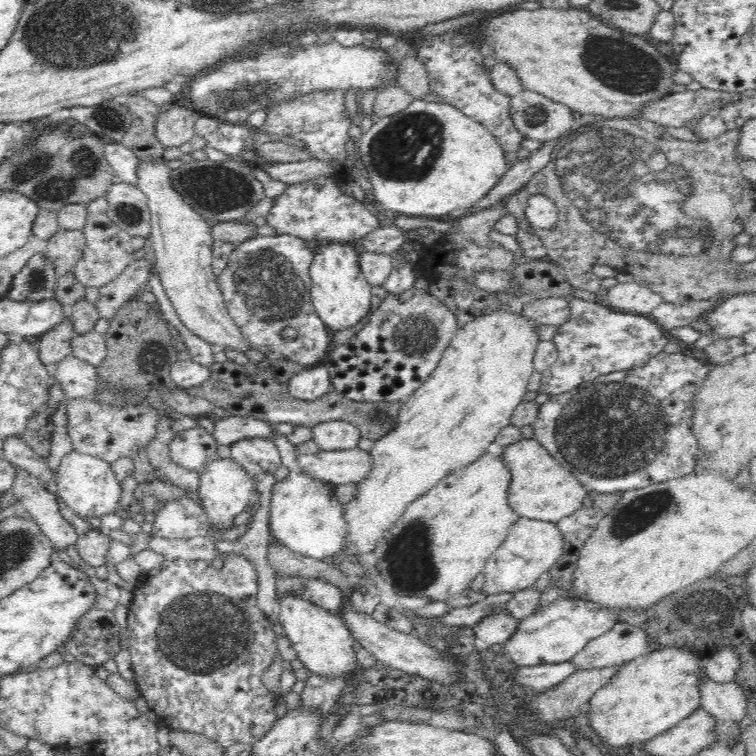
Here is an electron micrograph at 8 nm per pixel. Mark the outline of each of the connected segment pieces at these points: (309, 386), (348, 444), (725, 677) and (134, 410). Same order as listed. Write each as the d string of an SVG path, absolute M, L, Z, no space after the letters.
M324 365L303 368L288 380L288 398L316 400L326 394L331 385L331 376Z
M343 420L321 422L310 429L312 429L312 440L324 451L356 448L361 438L360 429Z
M734 647L721 648L705 664L706 676L716 683L729 683L737 678L737 671L742 668L738 651Z
M89 397L72 399L67 406L67 418L67 433L73 450L109 463L122 456L134 458L140 448L145 450L150 440L156 436L159 421L158 411L144 402L120 406L94 401Z

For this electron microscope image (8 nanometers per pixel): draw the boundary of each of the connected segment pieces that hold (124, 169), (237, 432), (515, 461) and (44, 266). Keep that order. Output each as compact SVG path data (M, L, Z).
M106 141L104 145L105 157L110 167L114 169L117 182L137 185L137 168L139 158L133 150L124 146L121 142Z
M223 414L223 418L214 420L214 432L212 436L219 442L220 449L224 450L236 440L244 438L263 438L270 440L276 436L275 426L270 423L238 415Z
M520 439L503 449L506 467L512 471L508 505L524 518L558 523L582 508L588 491L570 471L564 469L536 439Z
M42 253L34 254L16 273L12 288L5 298L14 301L40 301L55 298L57 276L55 268Z

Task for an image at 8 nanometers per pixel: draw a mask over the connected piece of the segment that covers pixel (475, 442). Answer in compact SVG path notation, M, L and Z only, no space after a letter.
M502 306L495 311L482 313L459 330L428 380L406 402L400 403L395 426L391 427L388 434L374 440L370 449L372 472L366 480L356 484L354 500L344 504L344 519L349 533L345 541L346 555L361 556L374 552L411 502L428 492L450 472L464 468L484 456L498 432L511 423L515 408L528 392L528 380L535 371L534 352L540 342L537 326L523 313L511 312Z

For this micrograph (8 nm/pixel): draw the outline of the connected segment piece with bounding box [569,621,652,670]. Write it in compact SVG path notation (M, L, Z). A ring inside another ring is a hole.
M619 621L606 634L590 640L584 650L580 650L569 661L577 670L622 666L652 650L647 633L639 626Z

